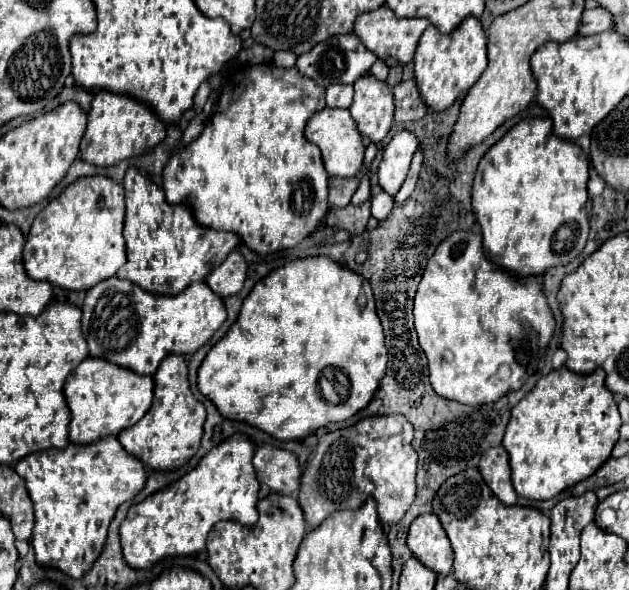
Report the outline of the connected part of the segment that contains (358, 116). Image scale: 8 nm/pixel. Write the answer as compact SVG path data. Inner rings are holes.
M364 75L354 83L354 101L350 115L358 123L362 135L380 143L394 121L394 97L386 81L378 81L372 75Z

